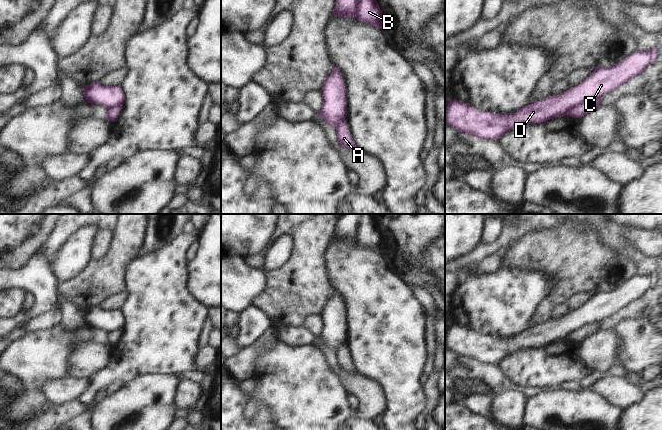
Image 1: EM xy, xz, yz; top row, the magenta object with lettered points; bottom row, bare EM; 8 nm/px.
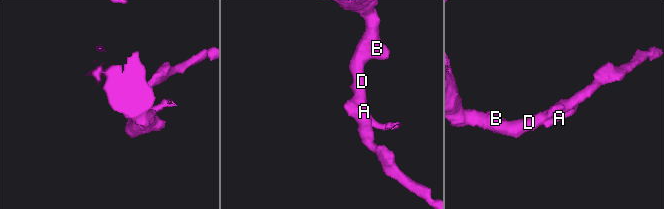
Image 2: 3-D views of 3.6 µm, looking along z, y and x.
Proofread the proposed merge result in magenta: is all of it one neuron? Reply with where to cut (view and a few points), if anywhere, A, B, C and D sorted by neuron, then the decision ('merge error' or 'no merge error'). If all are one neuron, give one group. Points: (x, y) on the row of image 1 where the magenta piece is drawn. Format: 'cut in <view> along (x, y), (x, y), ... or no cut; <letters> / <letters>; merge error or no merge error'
cut in yz along (601, 96), (588, 98), (573, 106), (565, 114); A / B C D; merge error

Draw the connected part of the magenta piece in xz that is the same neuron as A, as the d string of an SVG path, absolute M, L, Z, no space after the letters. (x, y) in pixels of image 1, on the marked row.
M346 120L340 121L336 128L337 139L341 147L345 148L348 151L357 151L357 145L355 144L349 125Z

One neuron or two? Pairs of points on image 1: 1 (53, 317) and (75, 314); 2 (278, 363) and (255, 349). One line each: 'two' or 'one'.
1: two
2: two

